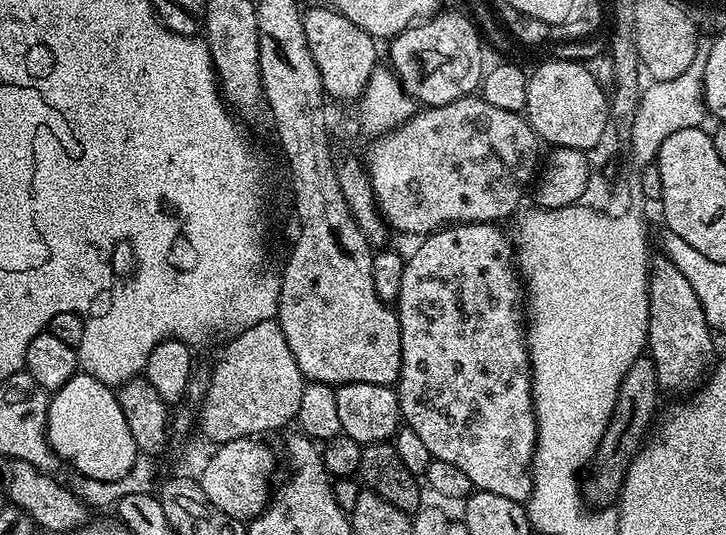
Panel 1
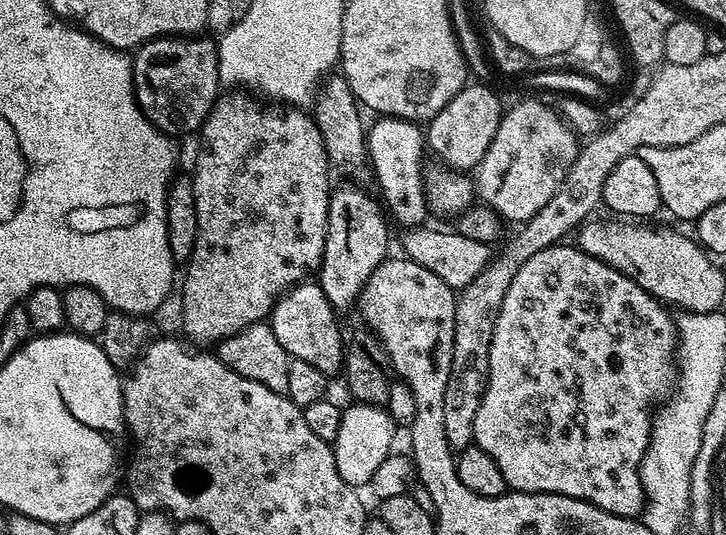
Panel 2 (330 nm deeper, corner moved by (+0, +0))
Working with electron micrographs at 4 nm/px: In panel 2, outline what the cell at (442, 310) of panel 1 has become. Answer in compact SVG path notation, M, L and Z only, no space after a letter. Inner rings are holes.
M567 243L551 244L549 248L543 248L537 252L533 252L531 256L526 258L526 262L518 270L518 274L514 274L514 278L510 282L510 288L506 290L506 298L502 298L502 310L496 315L496 325L494 326L494 338L490 342L490 366L488 367L488 385L484 391L482 398L482 406L478 406L478 418L474 418L474 434L472 439L475 447L486 450L486 454L490 454L490 458L494 458L494 462L498 462L498 470L502 470L502 478L506 478L508 488L513 492L553 492L559 496L569 496L570 498L578 498L590 502L594 506L598 506L602 510L612 512L616 516L626 516L636 518L643 513L646 503L644 498L644 487L640 481L640 463L648 449L648 443L652 441L652 418L654 409L658 402L663 401L665 397L673 391L674 385L678 380L678 328L668 317L669 309L665 307L661 301L651 297L642 290L642 286L638 286L626 274L622 274L618 270L614 270L610 266L606 266L598 258L590 258L590 254L581 252L575 246L569 246Z

